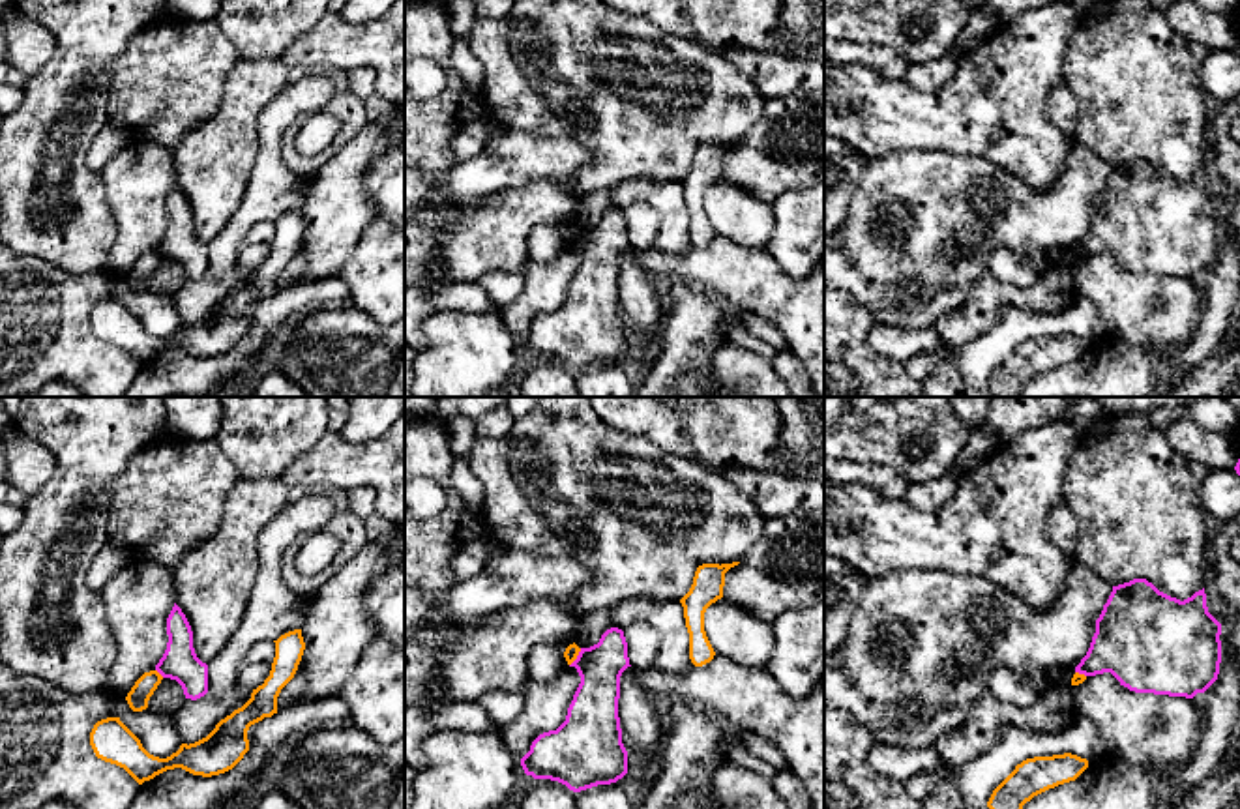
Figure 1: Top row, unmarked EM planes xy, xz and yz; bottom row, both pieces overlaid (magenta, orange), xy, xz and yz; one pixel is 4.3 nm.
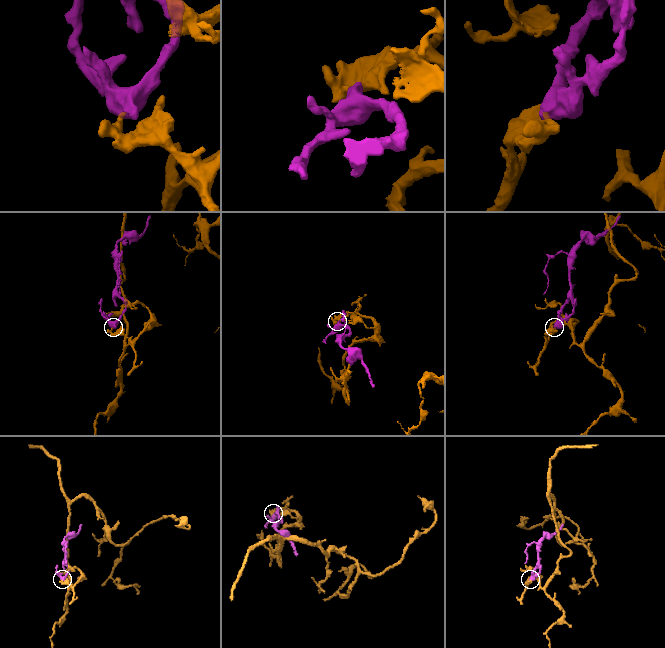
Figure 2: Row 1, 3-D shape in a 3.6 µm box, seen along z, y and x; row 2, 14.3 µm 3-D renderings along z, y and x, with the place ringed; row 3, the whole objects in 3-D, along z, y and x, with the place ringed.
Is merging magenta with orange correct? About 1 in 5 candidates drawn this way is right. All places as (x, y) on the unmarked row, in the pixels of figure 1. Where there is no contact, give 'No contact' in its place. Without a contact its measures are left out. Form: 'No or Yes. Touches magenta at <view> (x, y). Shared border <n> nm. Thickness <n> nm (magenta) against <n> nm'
No. Touches magenta at xz (577, 238). Shared border 90 nm. Thickness 220 nm (magenta) against 60 nm

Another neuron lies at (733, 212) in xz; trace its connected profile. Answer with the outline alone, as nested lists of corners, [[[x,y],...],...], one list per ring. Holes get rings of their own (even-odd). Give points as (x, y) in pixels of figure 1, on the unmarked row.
[[[725,178],[706,189],[704,212],[716,234],[745,249],[766,249],[775,228],[772,204]]]

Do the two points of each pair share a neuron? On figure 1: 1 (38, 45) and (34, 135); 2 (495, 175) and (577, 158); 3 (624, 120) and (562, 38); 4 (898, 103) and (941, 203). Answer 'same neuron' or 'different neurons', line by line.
1: different neurons
2: same neuron
3: same neuron
4: different neurons

